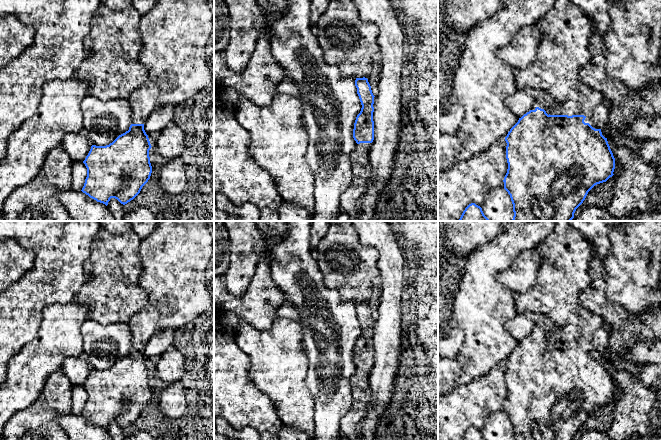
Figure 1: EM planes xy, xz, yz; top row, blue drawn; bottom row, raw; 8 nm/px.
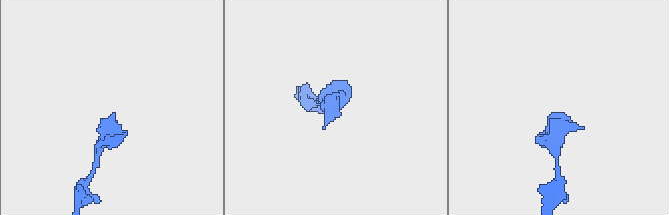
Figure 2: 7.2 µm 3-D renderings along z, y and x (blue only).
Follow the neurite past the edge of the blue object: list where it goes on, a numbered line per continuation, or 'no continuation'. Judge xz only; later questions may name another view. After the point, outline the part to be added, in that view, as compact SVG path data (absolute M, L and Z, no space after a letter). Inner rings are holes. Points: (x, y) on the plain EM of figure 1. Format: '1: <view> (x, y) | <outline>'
1: xz (360, 379) | M372 367L357 368L356 373L352 377L352 387L359 388L365 392L369 392L369 375Z

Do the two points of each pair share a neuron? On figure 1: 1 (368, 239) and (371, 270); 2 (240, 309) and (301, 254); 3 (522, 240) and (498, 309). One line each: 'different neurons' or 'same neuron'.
1: different neurons
2: different neurons
3: same neuron

